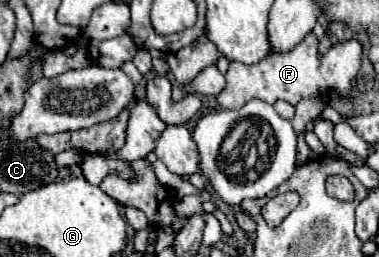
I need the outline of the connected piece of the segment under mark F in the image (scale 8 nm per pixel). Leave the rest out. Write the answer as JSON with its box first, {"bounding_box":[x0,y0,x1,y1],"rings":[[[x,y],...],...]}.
{"bounding_box":[218,34,362,108],"rings":[[[308,34],[290,54],[268,54],[262,62],[246,66],[240,62],[230,62],[226,72],[226,88],[218,94],[218,104],[222,108],[242,108],[248,100],[260,98],[268,104],[276,100],[286,100],[290,104],[298,104],[304,98],[322,96],[328,100],[330,92],[338,92],[344,98],[350,98],[352,80],[360,70],[362,60],[362,42],[346,40],[330,46],[326,54],[318,54],[318,38]]]}

